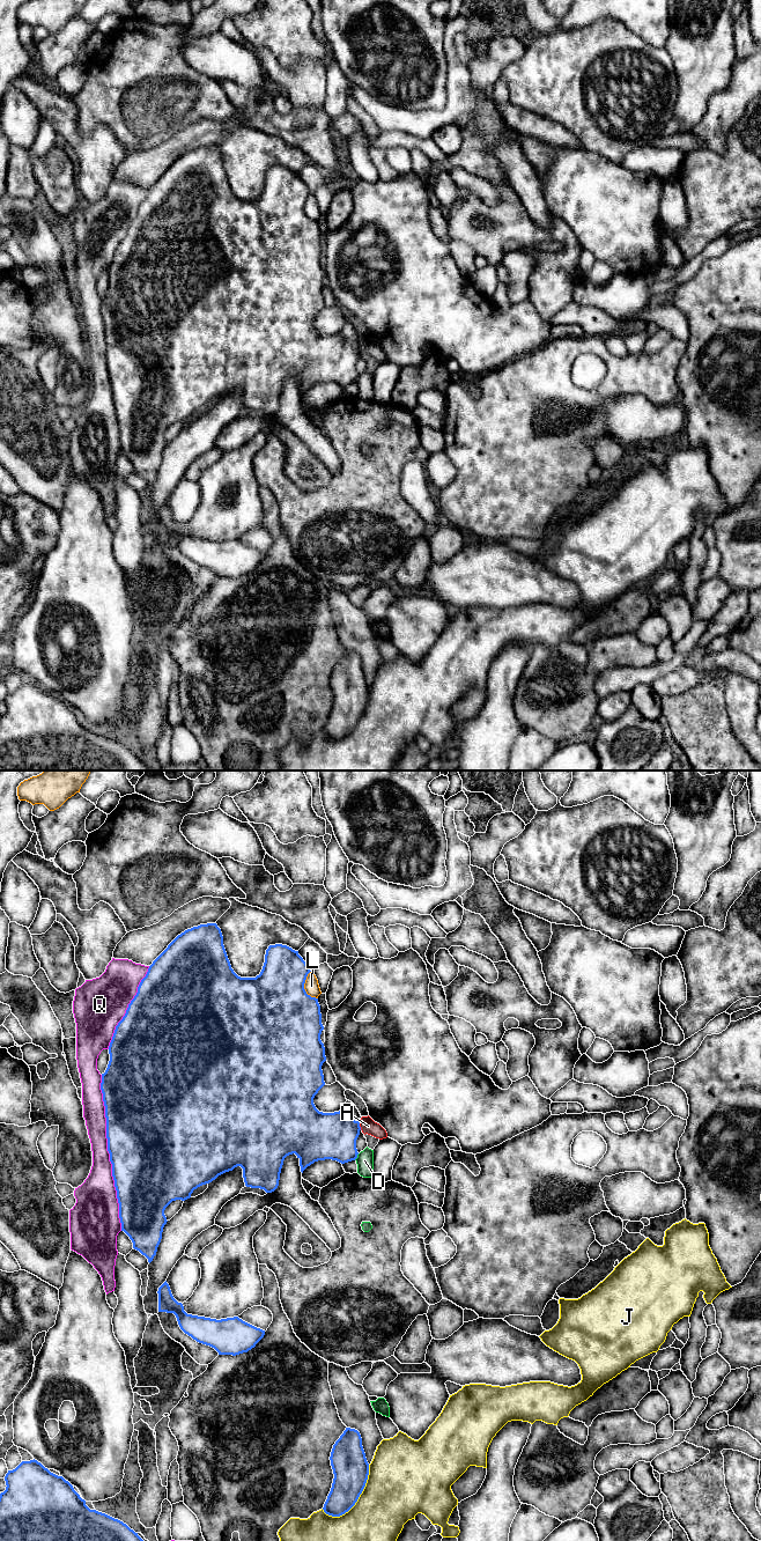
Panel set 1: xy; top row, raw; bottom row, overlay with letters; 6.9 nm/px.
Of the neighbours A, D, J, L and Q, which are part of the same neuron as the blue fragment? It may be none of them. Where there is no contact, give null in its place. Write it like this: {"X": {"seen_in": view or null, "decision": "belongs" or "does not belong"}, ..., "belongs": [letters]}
{"A": {"seen_in": "xy", "decision": "does not belong"}, "D": {"seen_in": "xy", "decision": "does not belong"}, "J": {"seen_in": "xy", "decision": "does not belong"}, "L": {"seen_in": "xy", "decision": "does not belong"}, "Q": {"seen_in": "xy", "decision": "does not belong"}, "belongs": []}

